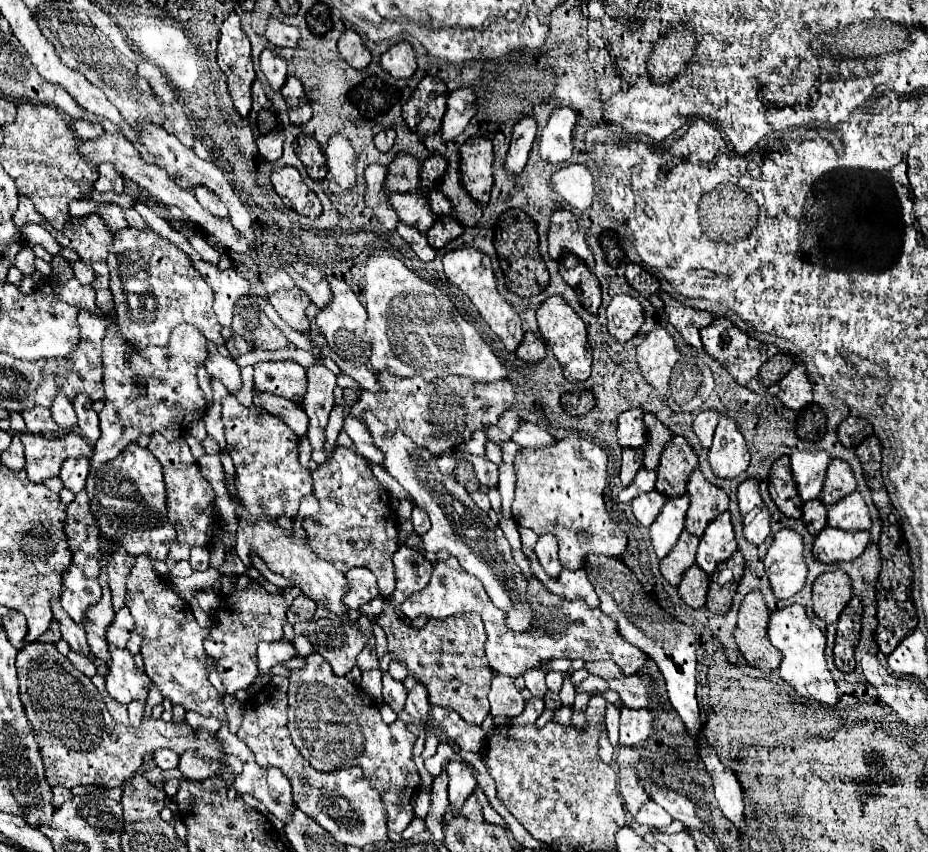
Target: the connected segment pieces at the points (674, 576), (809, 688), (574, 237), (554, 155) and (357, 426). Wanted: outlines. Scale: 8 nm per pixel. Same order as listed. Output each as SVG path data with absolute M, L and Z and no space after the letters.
M683 531L679 535L677 545L671 549L671 553L659 563L659 571L661 575L669 581L669 585L677 587L683 573L695 563L695 551L699 545L699 537Z
M789 605L781 611L773 611L771 617L769 617L769 625L767 625L767 637L771 641L771 645L775 649L781 651L783 659L781 659L781 665L779 665L779 677L789 683L801 697L805 699L817 699L817 701L823 701L823 703L829 703L829 705L835 705L837 703L837 685L827 669L827 663L825 663L825 635L823 631L819 631L813 621L809 619L809 615L805 613L805 609L801 605Z
M559 209L553 213L547 239L549 239L549 255L553 259L561 257L563 249L567 249L575 253L579 259L583 259L583 263L589 269L593 267L593 255L585 243L585 231L571 211Z
M559 107L551 113L549 123L541 131L539 157L549 163L561 163L573 153L573 127L577 117L573 109Z
M347 415L345 423L343 423L343 431L351 437L353 445L357 447L357 453L365 455L373 463L383 463L383 453L373 445L371 435L367 433L367 427L359 419Z

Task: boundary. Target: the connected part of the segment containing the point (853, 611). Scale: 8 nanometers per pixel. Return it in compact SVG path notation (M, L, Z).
M853 597L845 607L843 615L839 615L833 657L835 657L835 667L843 673L851 673L855 669L853 651L857 647L859 631L861 631L861 611L863 611L861 599Z

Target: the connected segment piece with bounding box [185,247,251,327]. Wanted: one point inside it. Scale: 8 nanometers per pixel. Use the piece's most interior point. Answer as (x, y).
(228, 286)

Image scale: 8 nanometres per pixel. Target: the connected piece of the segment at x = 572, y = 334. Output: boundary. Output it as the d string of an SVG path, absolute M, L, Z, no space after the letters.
M549 297L539 309L537 309L537 323L539 323L539 333L547 347L553 351L555 359L559 361L563 375L567 381L577 383L585 381L591 375L591 347L587 343L587 331L579 315L559 297Z

